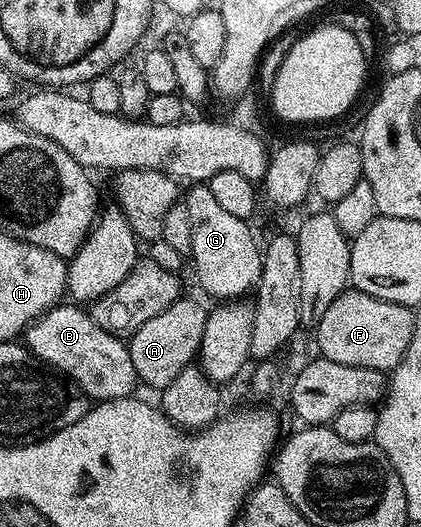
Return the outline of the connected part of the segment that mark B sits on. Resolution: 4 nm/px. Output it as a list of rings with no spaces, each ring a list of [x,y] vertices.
[[[62,303],[51,309],[26,330],[25,348],[39,362],[47,361],[48,364],[55,365],[59,374],[69,378],[87,398],[95,402],[118,401],[121,397],[131,396],[135,392],[133,389],[139,388],[140,382],[136,367],[132,367],[127,342],[101,329],[85,308],[74,303],[66,304]]]

